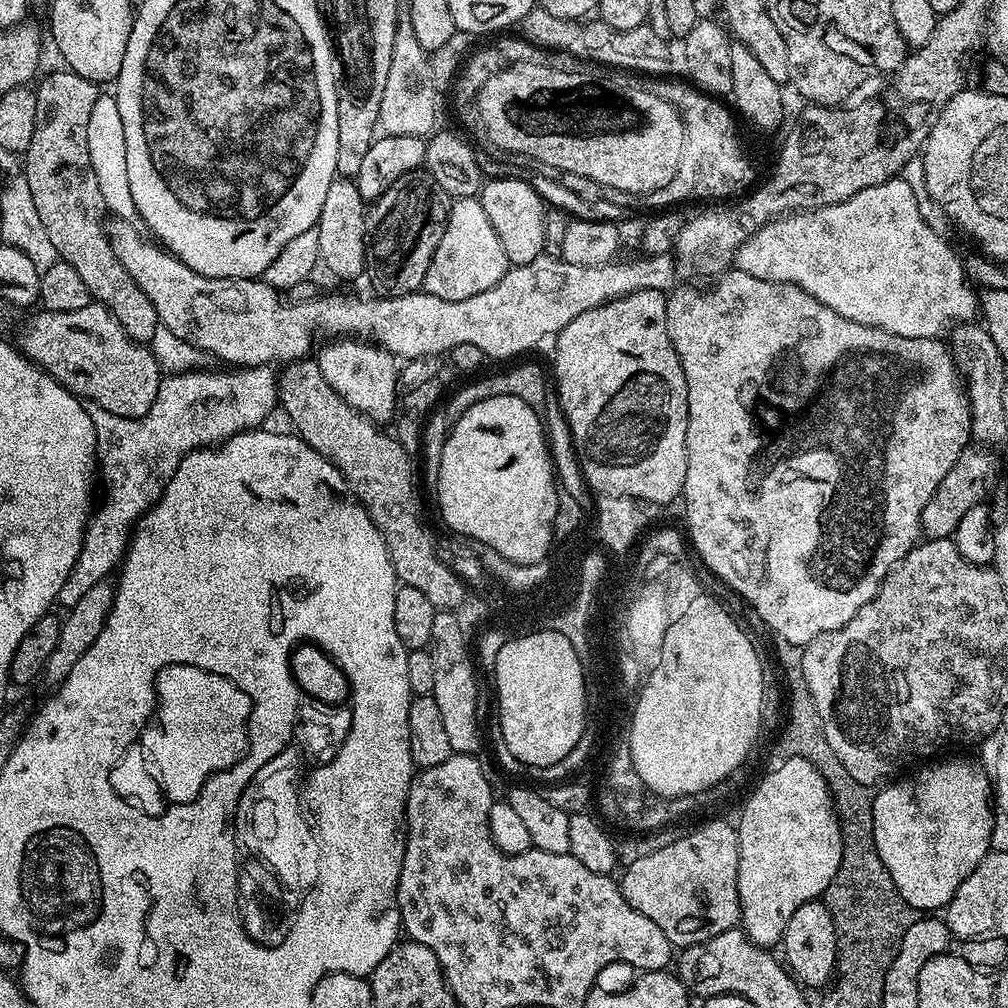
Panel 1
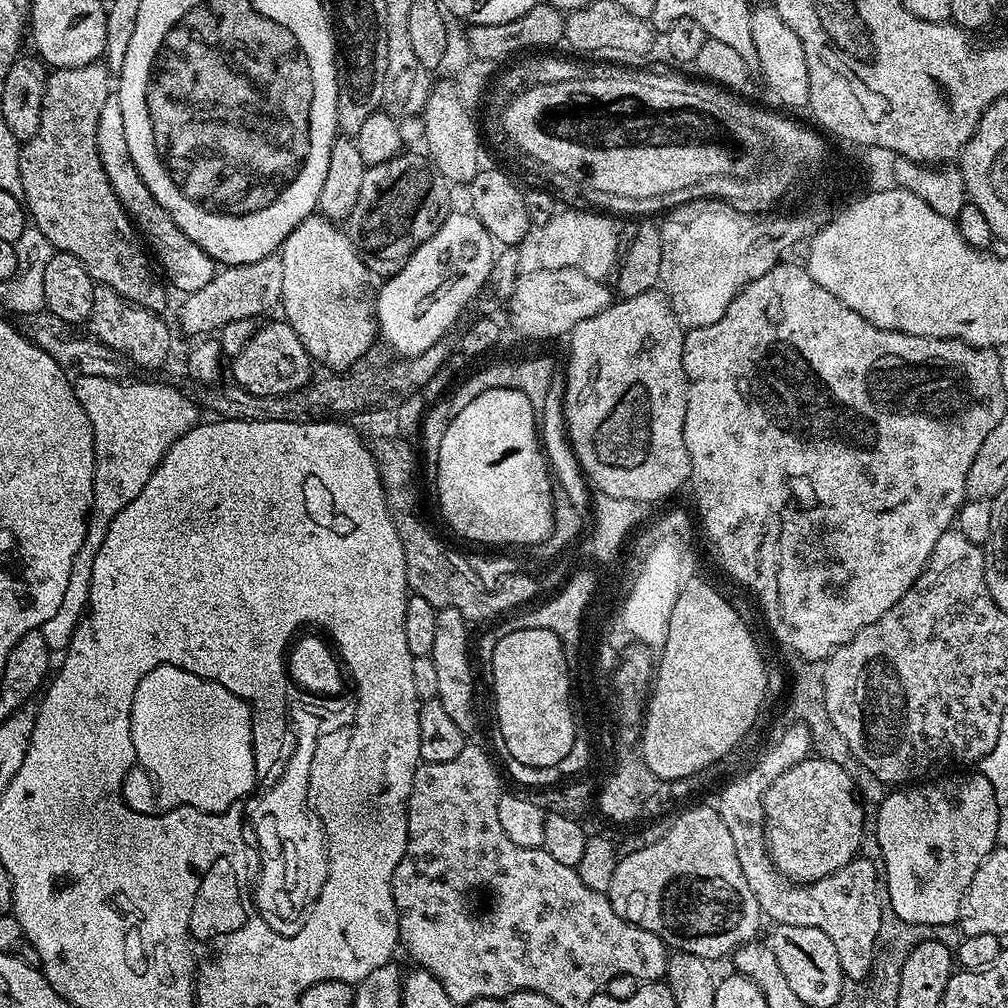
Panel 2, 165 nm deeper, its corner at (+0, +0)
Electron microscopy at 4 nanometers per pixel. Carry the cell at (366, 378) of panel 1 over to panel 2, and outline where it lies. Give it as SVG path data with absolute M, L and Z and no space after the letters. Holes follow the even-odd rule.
M319 214L307 216L295 230L284 240L278 249L278 255L281 260L281 276L282 276L282 294L279 307L284 310L283 319L294 330L294 334L298 334L298 338L302 342L302 346L312 357L317 365L325 364L328 370L348 370L353 366L359 365L359 360L367 354L372 348L372 343L378 340L378 325L376 323L376 298L374 295L374 277L369 272L368 267L362 262L360 253L356 251L353 237L349 235L343 227L337 226L333 221Z

